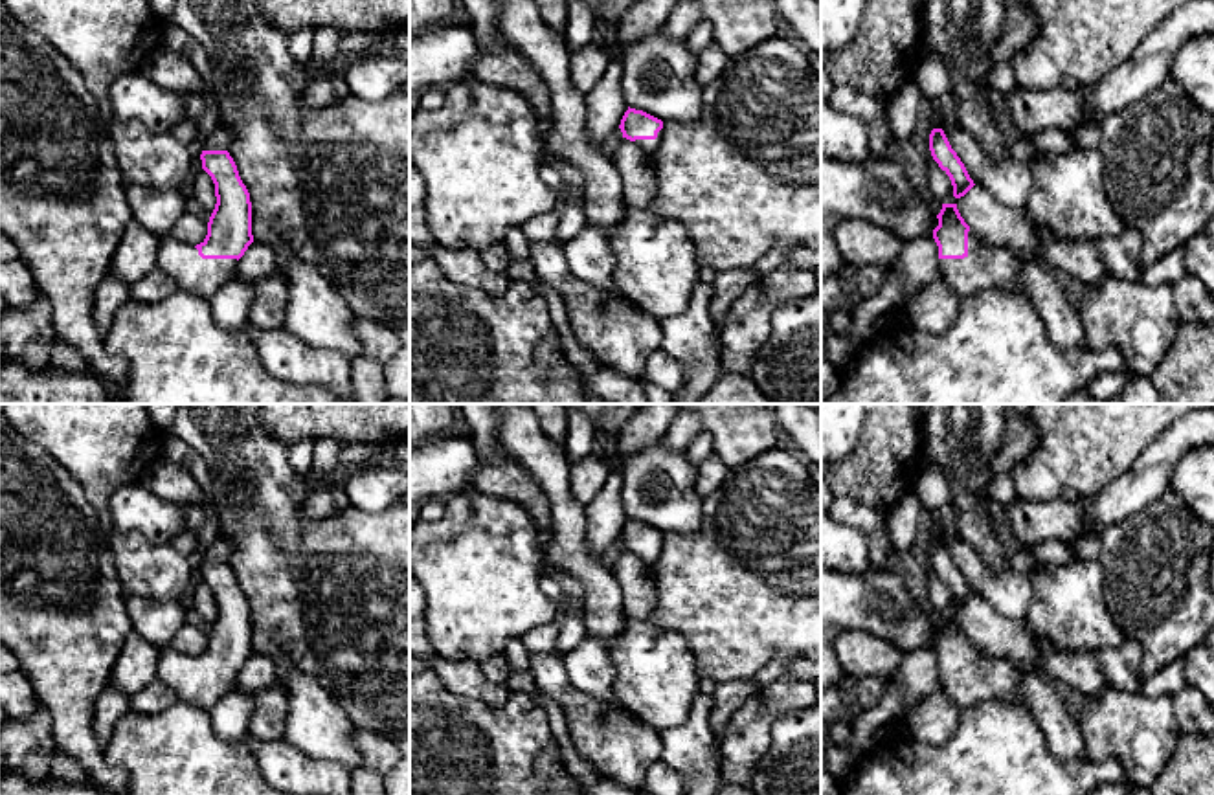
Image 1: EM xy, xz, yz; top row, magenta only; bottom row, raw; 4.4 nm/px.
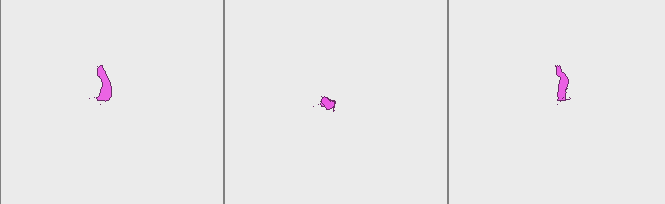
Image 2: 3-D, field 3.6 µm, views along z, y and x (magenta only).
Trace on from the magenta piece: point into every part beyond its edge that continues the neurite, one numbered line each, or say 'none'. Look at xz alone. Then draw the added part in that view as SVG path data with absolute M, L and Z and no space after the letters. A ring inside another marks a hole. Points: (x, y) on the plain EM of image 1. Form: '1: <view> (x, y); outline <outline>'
1: xz (649, 557); outline M663 540L658 543L656 551L635 551L634 554L650 567L661 554L661 549L663 549Z

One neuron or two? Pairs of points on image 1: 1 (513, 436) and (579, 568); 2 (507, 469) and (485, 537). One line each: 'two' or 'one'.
1: one
2: two

